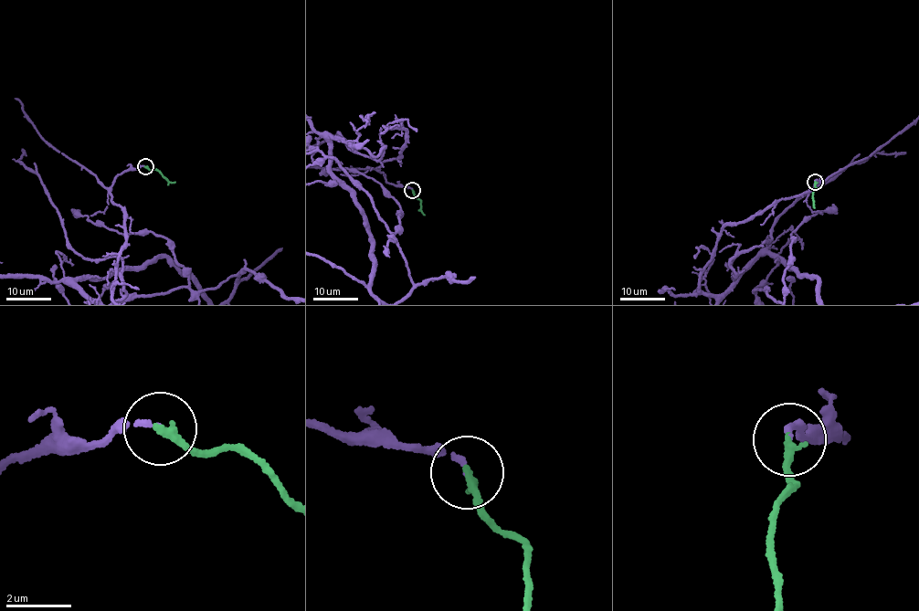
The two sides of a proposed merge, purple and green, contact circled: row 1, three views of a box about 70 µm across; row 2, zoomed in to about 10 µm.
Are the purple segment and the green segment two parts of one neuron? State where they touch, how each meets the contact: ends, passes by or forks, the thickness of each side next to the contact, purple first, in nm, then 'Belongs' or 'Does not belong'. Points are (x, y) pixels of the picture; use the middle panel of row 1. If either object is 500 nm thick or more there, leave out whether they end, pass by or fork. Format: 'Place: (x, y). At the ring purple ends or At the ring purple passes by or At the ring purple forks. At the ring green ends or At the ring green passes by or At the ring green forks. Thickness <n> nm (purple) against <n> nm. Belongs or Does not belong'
Place: (412, 190). At the ring purple ends. At the ring green ends. Thickness 140 nm (purple) against 280 nm. Belongs

